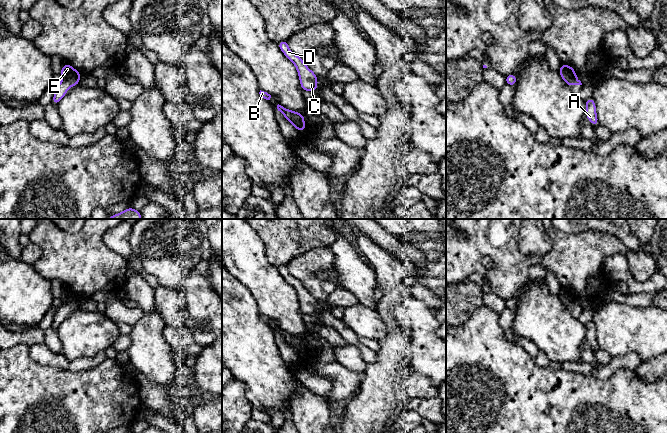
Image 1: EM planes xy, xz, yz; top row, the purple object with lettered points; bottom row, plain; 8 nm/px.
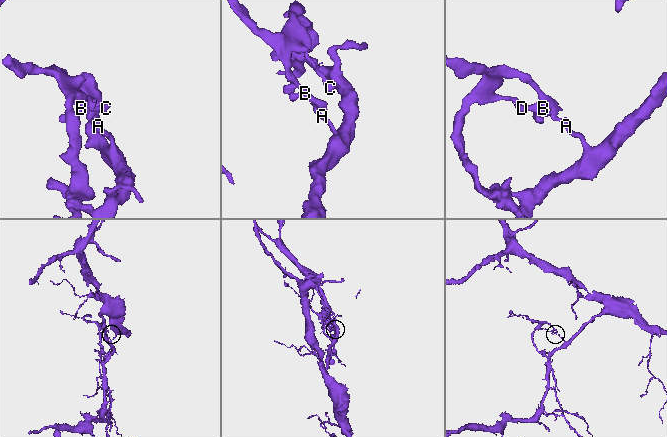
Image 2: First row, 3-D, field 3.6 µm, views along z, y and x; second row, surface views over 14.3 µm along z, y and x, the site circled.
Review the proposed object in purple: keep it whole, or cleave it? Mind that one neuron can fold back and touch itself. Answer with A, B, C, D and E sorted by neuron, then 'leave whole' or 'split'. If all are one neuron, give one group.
groups A / B C D E; split

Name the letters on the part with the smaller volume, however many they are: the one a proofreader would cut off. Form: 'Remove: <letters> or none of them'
Remove: B, C, D, E

